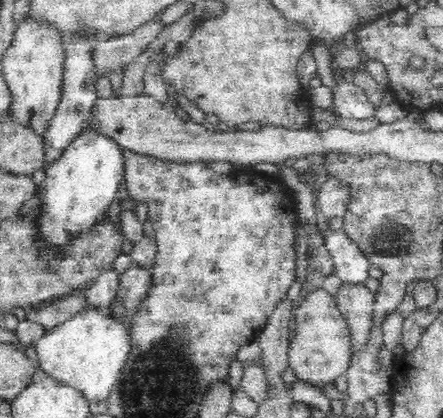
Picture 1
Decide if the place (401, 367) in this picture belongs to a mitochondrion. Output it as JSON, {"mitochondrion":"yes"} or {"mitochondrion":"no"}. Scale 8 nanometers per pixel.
{"mitochondrion":"no"}

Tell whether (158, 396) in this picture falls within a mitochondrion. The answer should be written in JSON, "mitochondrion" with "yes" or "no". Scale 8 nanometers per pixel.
{"mitochondrion":"yes"}

